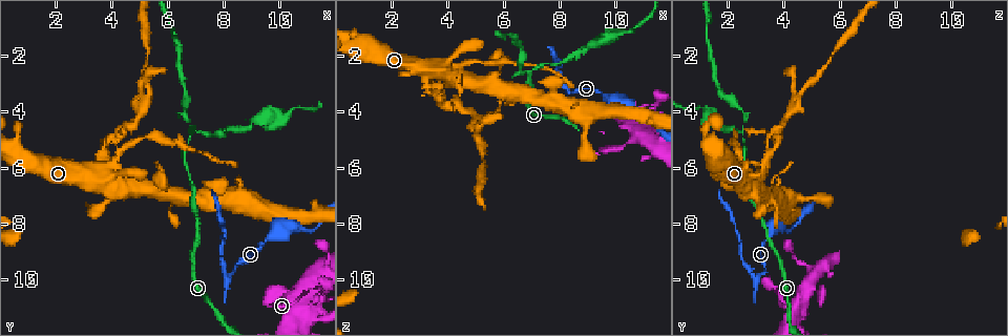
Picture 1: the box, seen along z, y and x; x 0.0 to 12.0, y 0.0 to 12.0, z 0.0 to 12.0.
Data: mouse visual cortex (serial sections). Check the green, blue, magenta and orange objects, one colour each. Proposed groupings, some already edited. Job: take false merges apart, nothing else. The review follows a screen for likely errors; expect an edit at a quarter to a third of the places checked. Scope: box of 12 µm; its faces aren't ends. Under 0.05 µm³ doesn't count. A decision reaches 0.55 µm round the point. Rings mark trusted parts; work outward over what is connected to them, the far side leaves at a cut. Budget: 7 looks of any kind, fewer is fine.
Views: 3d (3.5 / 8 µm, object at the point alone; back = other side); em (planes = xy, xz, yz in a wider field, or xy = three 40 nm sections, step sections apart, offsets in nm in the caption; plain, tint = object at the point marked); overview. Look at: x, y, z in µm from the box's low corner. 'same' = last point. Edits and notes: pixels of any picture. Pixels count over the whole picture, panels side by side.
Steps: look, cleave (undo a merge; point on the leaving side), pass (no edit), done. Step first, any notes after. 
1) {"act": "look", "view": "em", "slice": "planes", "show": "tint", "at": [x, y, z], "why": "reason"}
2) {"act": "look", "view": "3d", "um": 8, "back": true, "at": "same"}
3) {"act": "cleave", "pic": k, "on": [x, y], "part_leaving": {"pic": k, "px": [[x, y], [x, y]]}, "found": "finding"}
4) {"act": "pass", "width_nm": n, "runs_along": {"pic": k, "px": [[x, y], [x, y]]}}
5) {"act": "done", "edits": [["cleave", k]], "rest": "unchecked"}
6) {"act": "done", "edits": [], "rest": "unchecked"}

{"act": "look", "view": "3d", "um": 3.5, "at": [3.9, 6.2, 2.5], "why": "narrows sharply"}

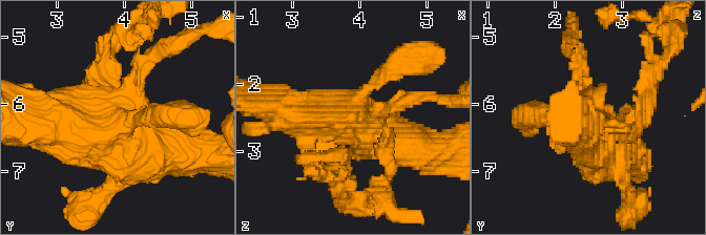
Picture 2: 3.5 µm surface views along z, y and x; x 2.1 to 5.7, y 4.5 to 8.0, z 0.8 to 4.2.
{"act": "look", "view": "em", "slice": "xy", "step": 2, "show": "plain", "at": [3.85, 6.30, 2.50], "why": "now the EM"}

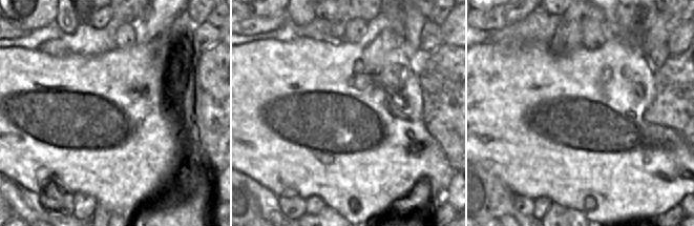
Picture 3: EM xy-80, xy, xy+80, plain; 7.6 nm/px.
{"act": "look", "view": "em", "slice": "xy", "step": 2, "show": "tint", "at": "same"}

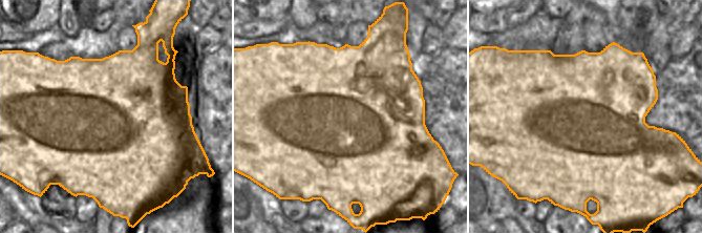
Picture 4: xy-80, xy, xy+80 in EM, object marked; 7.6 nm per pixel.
{"act": "cleave", "pic": 2, "on": [649, 80], "part_leaving": {"pic": 2, "px": [[637, 114], [677, 38]]}, "found": "two cells meet here"}

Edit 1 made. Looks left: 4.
{"act": "look", "view": "3d", "um": 3.5, "at": [6.9, 4.8, 2.6]}

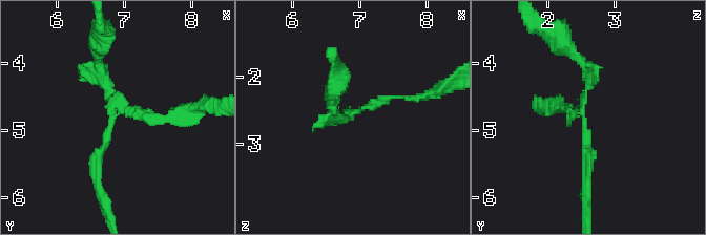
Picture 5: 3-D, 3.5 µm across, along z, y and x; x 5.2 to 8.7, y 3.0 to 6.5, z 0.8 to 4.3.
{"act": "look", "view": "em", "slice": "xy", "step": 2, "show": "tint", "at": [6.85, 4.85, 2.50], "arms": 3, "arm_widths_nm": [100, 100, 150]}

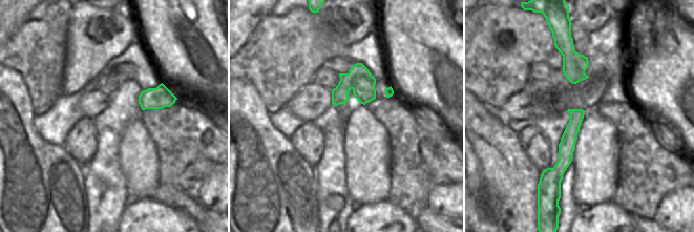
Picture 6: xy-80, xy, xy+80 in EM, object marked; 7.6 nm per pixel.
{"act": "cleave", "pic": 5, "on": [148, 118], "found": "a second cell is stuck on"}

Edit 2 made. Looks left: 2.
{"act": "look", "view": "3d", "um": 3.5, "back": true, "at": [8.0, 9.9, 2.9], "why": "abrupt turn"}

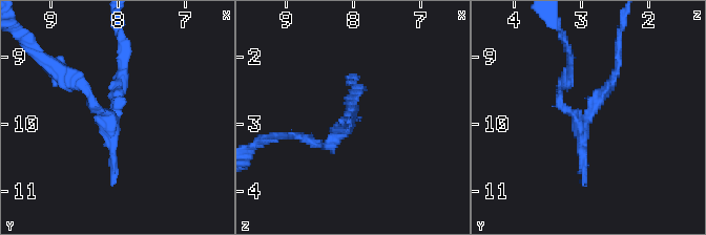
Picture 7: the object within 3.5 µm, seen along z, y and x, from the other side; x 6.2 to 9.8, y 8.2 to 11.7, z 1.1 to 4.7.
{"act": "look", "view": "em", "slice": "xy", "step": 3, "show": "tint", "at": [8.05, 9.95, 2.95], "why": "shape alone is not enough"}

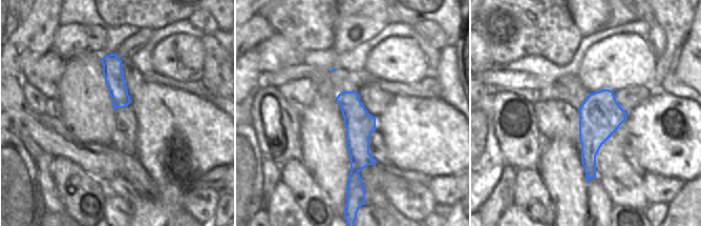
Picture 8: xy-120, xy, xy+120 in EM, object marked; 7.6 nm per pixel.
{"act": "cleave", "pic": 7, "on": [116, 83], "part_leaving": {"pic": 7, "px": [[115, 108], [124, 72], [121, 27]]}, "found": "a second cell is stuck on"}

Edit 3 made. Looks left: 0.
{"act": "done", "edits": [["cleave", 2], ["cleave", 5], ["cleave", 7]], "rest": "unchecked"}

